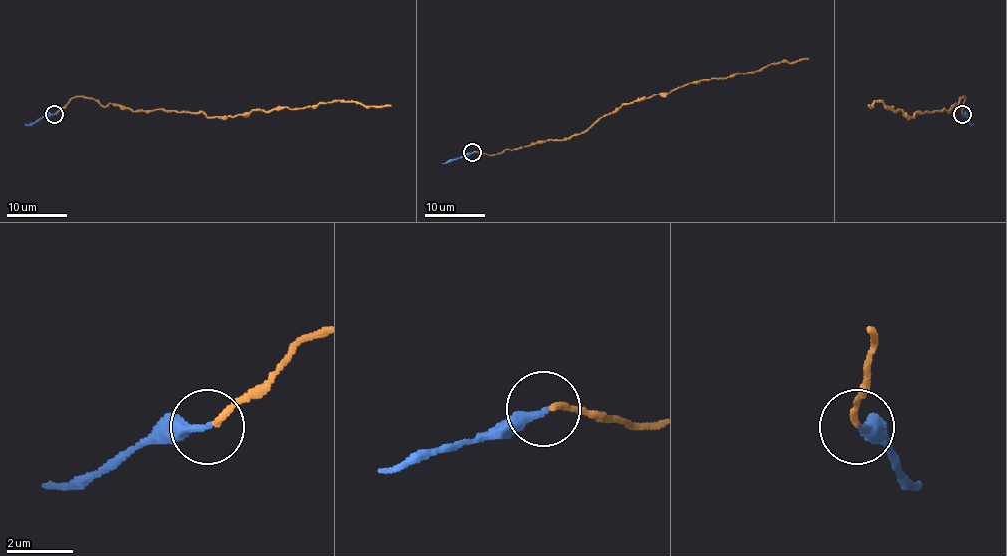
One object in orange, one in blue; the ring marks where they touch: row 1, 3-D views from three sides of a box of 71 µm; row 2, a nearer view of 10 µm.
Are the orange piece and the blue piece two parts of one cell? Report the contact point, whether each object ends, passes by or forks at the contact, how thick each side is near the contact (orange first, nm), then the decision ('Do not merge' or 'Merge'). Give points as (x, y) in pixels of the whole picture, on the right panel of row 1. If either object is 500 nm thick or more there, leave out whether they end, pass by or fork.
Place: (962, 114). At the ring orange ends. At the ring blue ends. Thickness 180 nm (orange) against 300 nm. Do not merge

